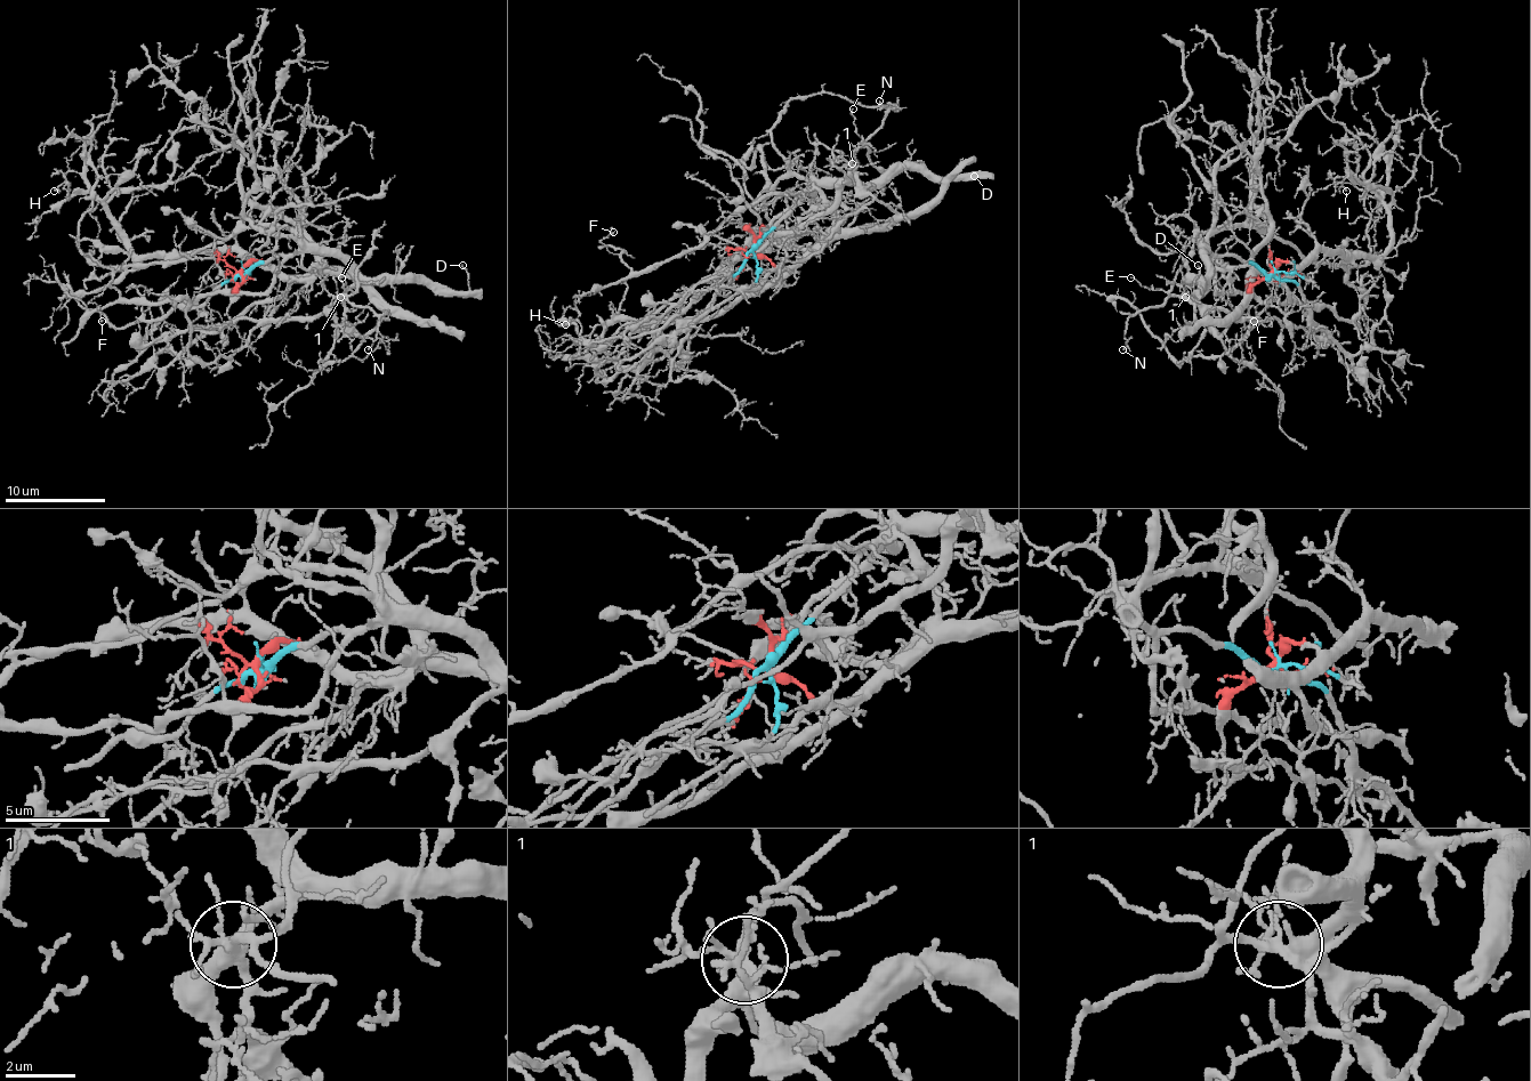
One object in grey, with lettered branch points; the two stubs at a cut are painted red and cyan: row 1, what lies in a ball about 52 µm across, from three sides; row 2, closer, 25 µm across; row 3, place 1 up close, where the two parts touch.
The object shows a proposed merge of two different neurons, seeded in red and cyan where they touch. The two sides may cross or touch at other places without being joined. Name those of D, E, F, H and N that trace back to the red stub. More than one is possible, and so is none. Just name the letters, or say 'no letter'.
H

